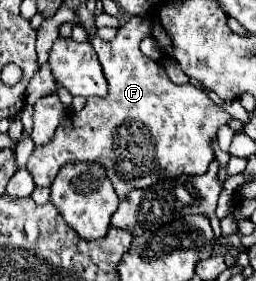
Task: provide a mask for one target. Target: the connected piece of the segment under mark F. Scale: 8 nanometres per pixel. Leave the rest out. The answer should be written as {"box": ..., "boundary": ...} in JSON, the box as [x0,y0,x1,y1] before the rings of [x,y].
{"box":[26,16,230,200],"boundary":[[[132,16],[118,30],[112,42],[102,42],[98,36],[90,36],[90,44],[94,46],[104,76],[108,80],[108,94],[104,98],[88,98],[86,106],[80,112],[64,116],[50,144],[32,152],[26,168],[30,170],[36,186],[50,186],[64,164],[98,162],[106,170],[106,176],[112,182],[118,198],[124,200],[124,196],[128,196],[128,192],[136,188],[150,188],[160,180],[174,178],[174,166],[186,166],[186,176],[204,174],[208,170],[210,160],[214,160],[212,142],[218,128],[228,122],[230,114],[214,104],[204,90],[192,84],[174,84],[158,62],[144,56],[140,50],[140,42],[148,36],[152,36],[152,20],[146,16]]]}

